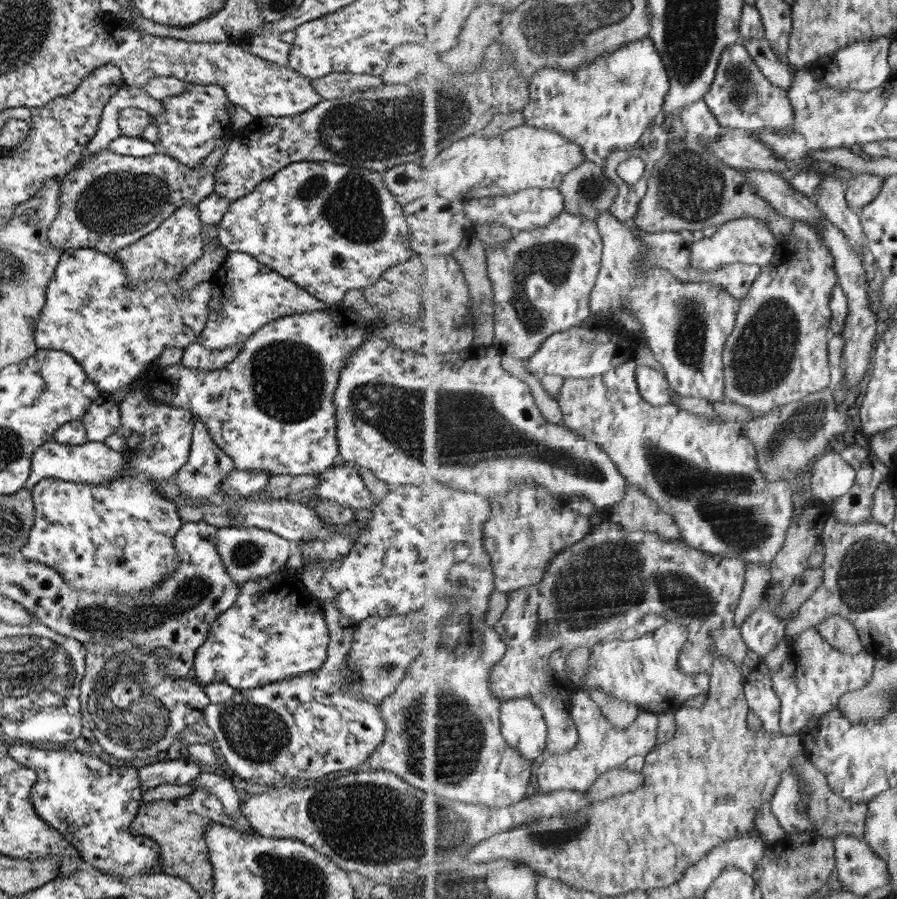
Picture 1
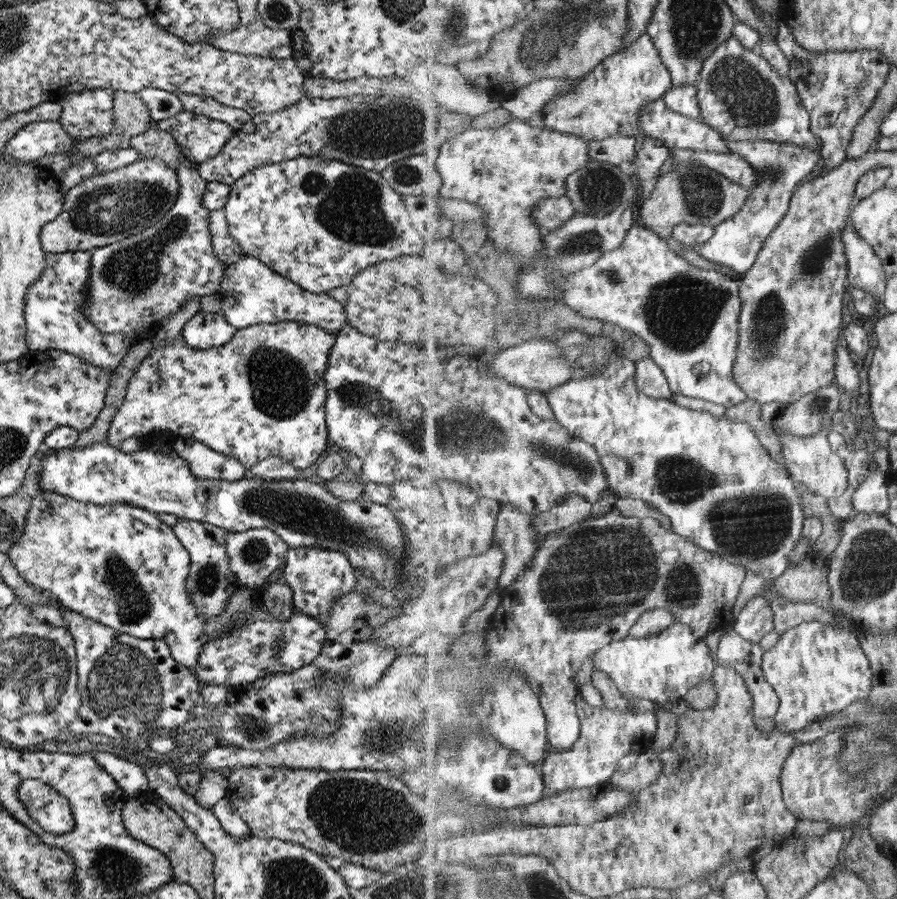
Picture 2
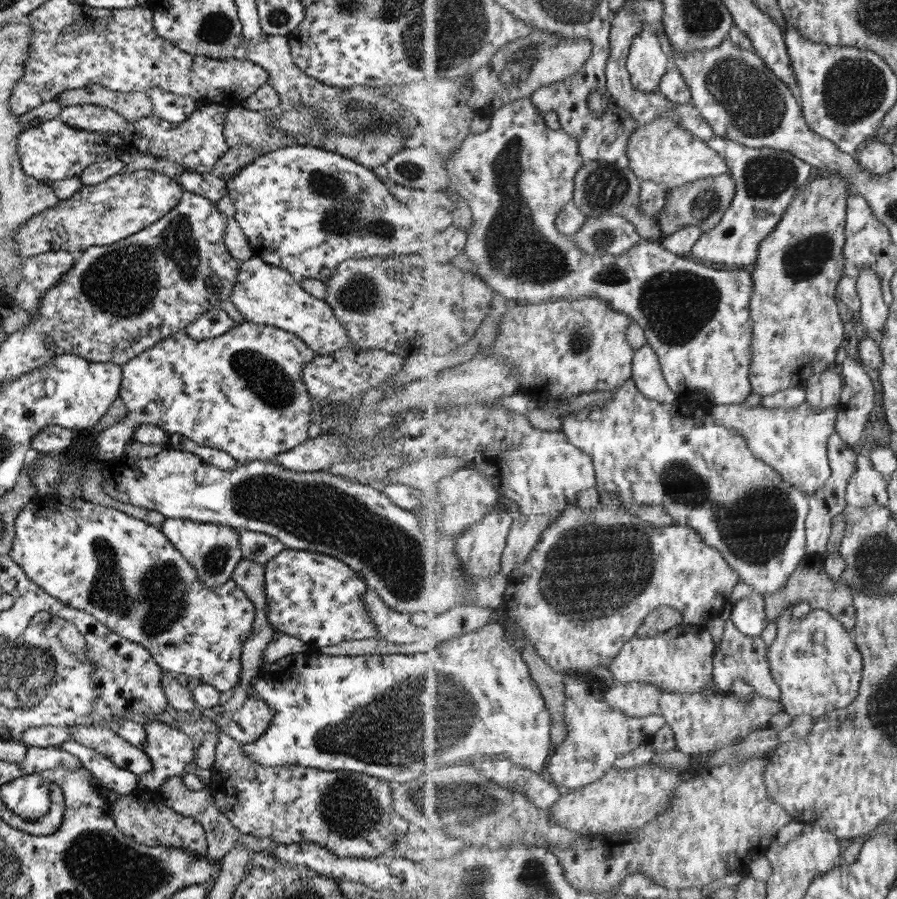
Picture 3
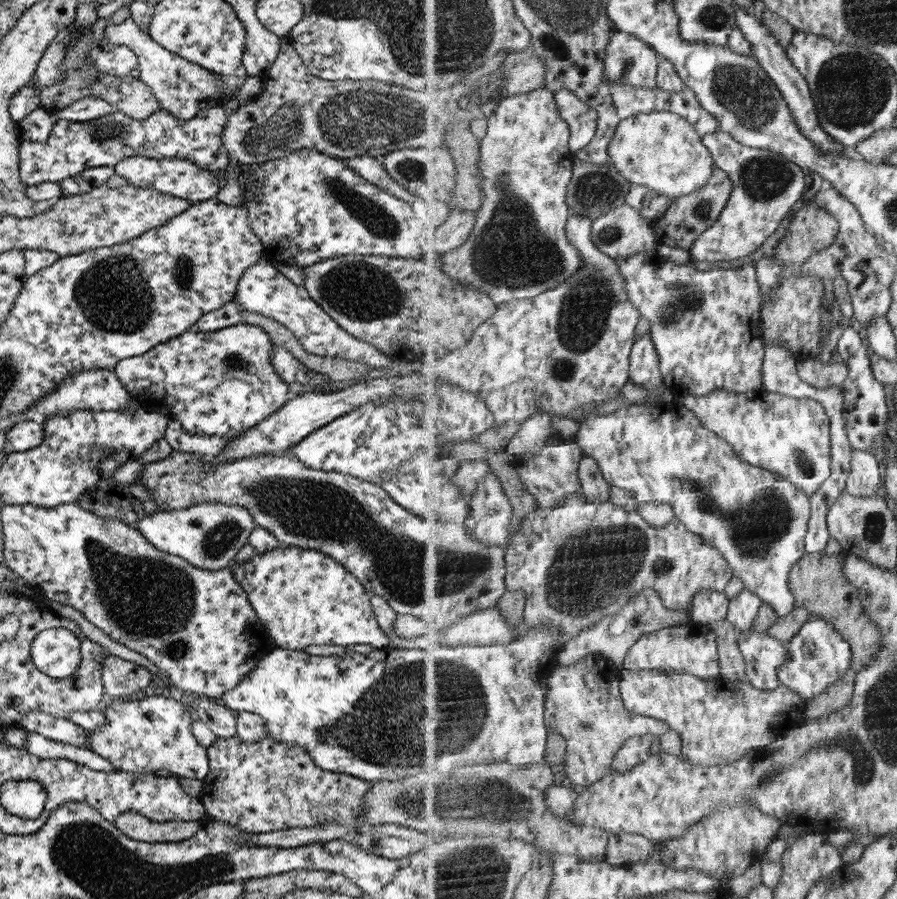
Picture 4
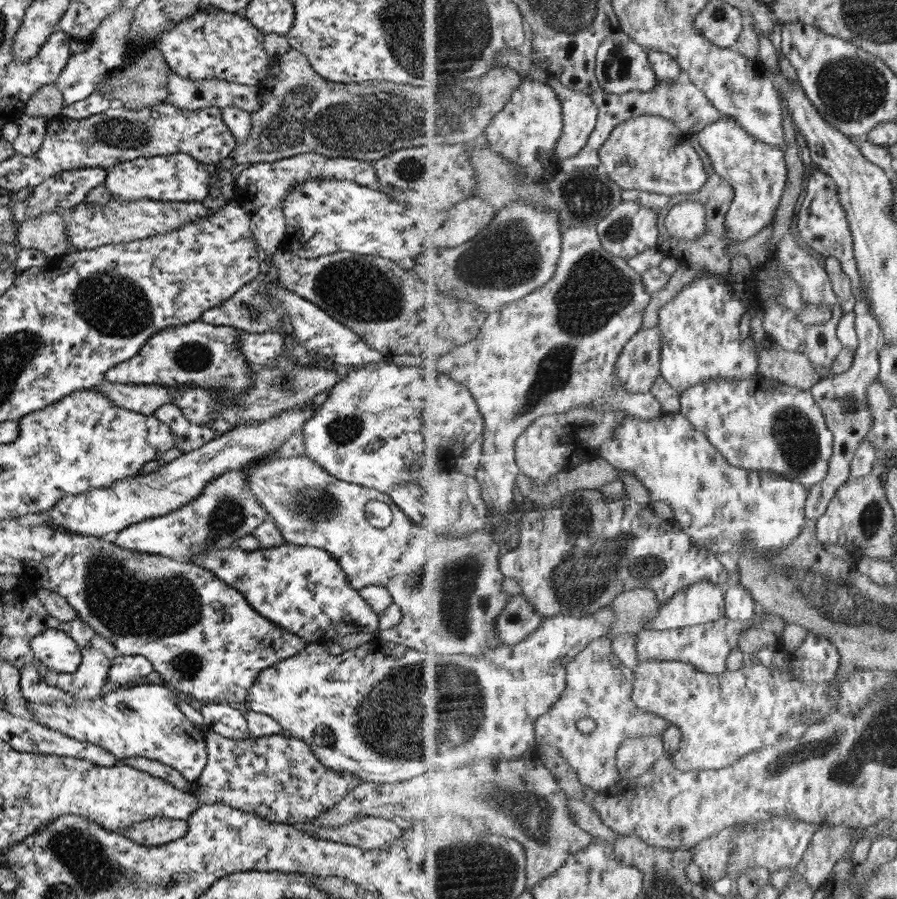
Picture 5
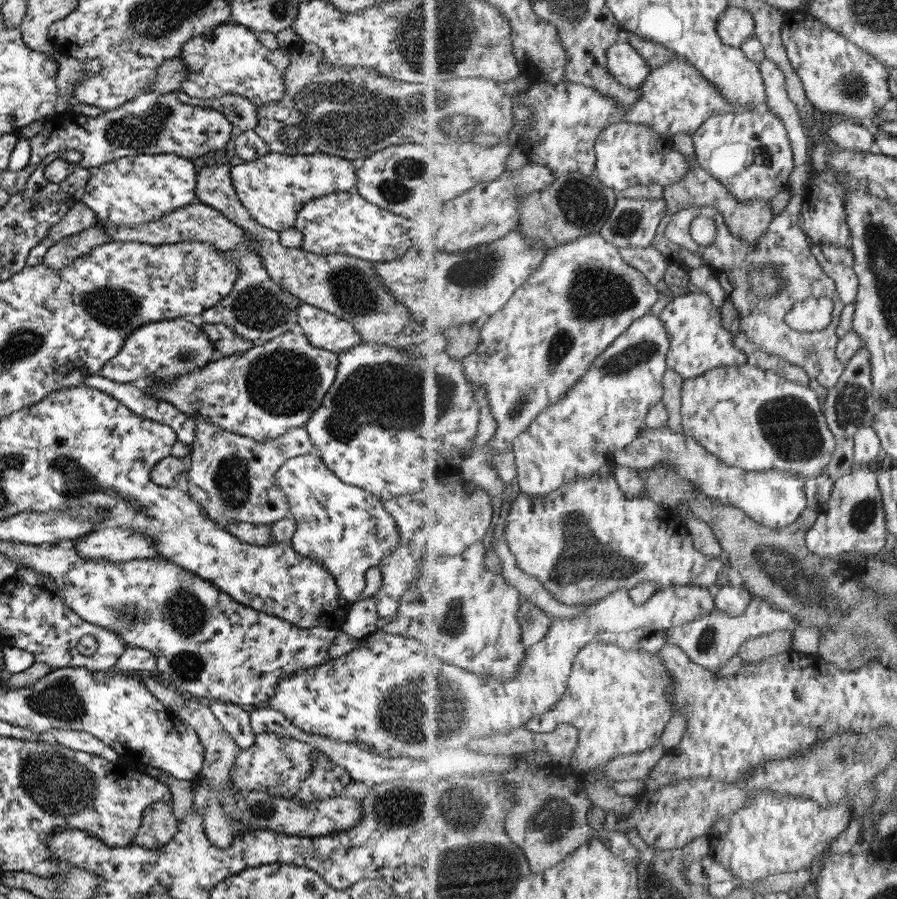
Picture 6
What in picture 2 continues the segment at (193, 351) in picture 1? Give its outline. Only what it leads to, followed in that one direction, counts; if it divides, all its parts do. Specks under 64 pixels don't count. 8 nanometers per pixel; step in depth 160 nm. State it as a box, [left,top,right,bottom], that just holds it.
[180,311,236,349]

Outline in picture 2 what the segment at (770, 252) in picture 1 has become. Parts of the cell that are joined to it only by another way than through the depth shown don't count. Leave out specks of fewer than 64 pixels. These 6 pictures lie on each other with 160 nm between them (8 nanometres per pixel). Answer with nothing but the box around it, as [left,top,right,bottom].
[694,140,821,273]

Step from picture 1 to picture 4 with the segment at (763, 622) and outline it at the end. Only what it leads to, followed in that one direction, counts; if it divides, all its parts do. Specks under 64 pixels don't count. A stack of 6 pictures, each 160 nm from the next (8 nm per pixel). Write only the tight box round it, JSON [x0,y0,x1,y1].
[728,588,764,633]

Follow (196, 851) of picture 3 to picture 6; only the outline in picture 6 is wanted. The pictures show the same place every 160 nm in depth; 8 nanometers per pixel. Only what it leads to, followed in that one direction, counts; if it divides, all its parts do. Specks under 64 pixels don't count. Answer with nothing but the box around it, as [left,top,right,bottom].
[132,802,177,849]

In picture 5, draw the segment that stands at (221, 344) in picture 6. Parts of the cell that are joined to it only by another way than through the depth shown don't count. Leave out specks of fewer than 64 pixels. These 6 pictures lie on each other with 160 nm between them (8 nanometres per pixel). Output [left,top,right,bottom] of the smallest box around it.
[238,331,283,369]

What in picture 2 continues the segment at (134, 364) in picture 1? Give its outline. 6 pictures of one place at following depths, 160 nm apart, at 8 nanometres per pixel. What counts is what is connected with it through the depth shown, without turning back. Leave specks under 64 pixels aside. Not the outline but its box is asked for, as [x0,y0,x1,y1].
[23,251,136,374]

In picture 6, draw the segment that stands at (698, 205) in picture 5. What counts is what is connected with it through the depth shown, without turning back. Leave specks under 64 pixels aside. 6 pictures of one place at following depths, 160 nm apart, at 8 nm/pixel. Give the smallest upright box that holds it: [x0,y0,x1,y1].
[666,58,846,392]

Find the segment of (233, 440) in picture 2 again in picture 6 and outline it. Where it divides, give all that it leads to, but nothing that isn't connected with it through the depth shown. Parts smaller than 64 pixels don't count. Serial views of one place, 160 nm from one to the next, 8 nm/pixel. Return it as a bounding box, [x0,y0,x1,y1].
[98,317,220,384]

